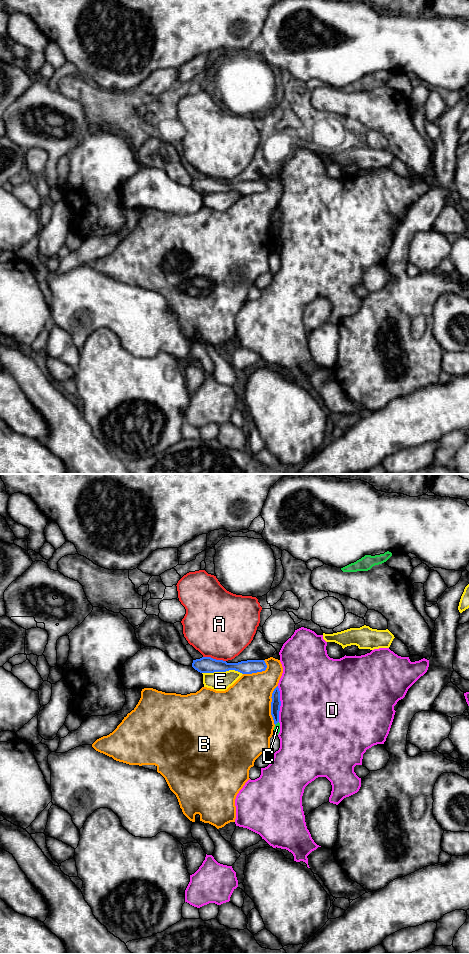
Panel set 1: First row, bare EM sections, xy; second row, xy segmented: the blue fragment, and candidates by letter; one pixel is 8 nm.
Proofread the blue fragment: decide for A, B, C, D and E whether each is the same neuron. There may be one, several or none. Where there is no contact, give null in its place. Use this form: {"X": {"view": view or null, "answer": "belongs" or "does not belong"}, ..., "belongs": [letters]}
{"A": {"view": "xy", "answer": "does not belong"}, "B": {"view": "xy", "answer": "does not belong"}, "C": {"view": "xy", "answer": "does not belong"}, "D": {"view": "xy", "answer": "does not belong"}, "E": {"view": "xy", "answer": "does not belong"}, "belongs": []}

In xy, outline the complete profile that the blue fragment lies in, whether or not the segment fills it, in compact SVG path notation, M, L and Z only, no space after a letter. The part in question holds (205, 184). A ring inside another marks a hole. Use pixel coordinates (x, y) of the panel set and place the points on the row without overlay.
M211 177L193 180L192 187L200 193L226 192L235 190L242 194L252 194L265 191L267 185L264 180L247 180L238 183L227 183Z

